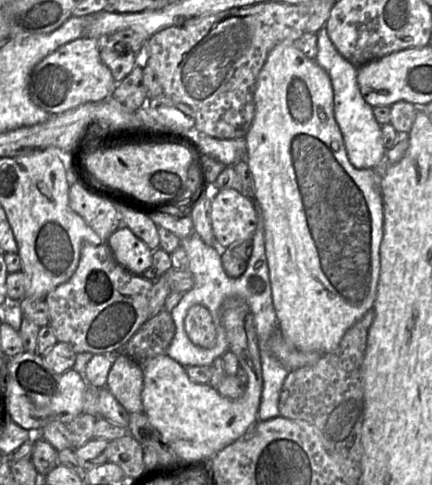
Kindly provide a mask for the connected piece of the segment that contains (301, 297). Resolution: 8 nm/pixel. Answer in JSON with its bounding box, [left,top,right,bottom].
[245,41,384,355]

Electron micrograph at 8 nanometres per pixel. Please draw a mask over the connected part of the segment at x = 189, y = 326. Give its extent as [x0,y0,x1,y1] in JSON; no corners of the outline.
[184,304,216,349]

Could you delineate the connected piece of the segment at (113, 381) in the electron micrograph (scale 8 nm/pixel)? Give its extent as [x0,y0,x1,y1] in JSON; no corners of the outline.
[106,353,143,413]

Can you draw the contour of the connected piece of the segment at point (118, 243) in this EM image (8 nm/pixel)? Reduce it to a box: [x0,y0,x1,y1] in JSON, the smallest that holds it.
[107,225,154,275]

